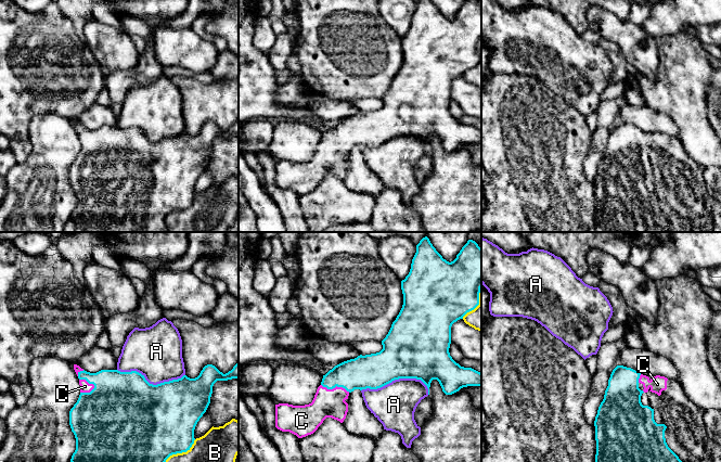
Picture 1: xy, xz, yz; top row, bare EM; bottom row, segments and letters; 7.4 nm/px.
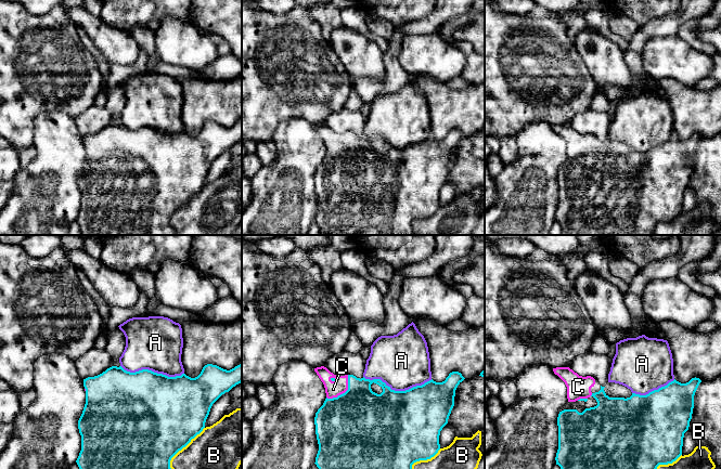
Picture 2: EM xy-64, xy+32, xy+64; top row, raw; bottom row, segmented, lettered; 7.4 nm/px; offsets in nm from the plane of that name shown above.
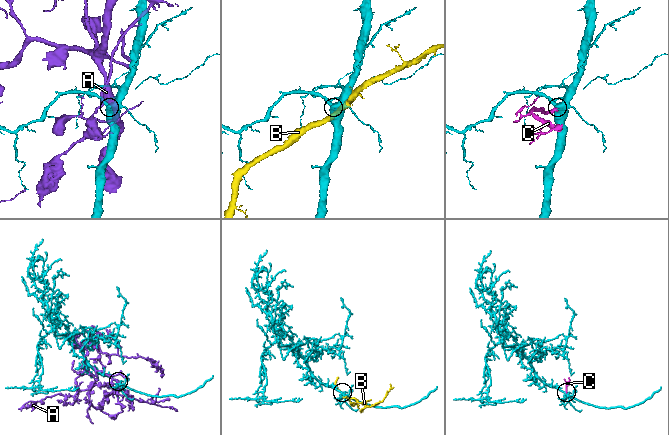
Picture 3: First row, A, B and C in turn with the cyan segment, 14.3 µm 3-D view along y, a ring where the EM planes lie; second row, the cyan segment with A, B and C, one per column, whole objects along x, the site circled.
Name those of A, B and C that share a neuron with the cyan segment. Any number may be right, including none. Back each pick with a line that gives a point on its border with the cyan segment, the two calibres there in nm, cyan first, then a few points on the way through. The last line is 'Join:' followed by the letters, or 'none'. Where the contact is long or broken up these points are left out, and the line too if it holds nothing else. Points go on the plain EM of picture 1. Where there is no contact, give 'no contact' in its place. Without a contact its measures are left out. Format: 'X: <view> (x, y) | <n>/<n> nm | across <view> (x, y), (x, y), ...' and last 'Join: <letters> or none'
C: xy (88, 139) | 380/80 nm | across xy (114, 161), (88, 139), (85, 143)
Join: C

